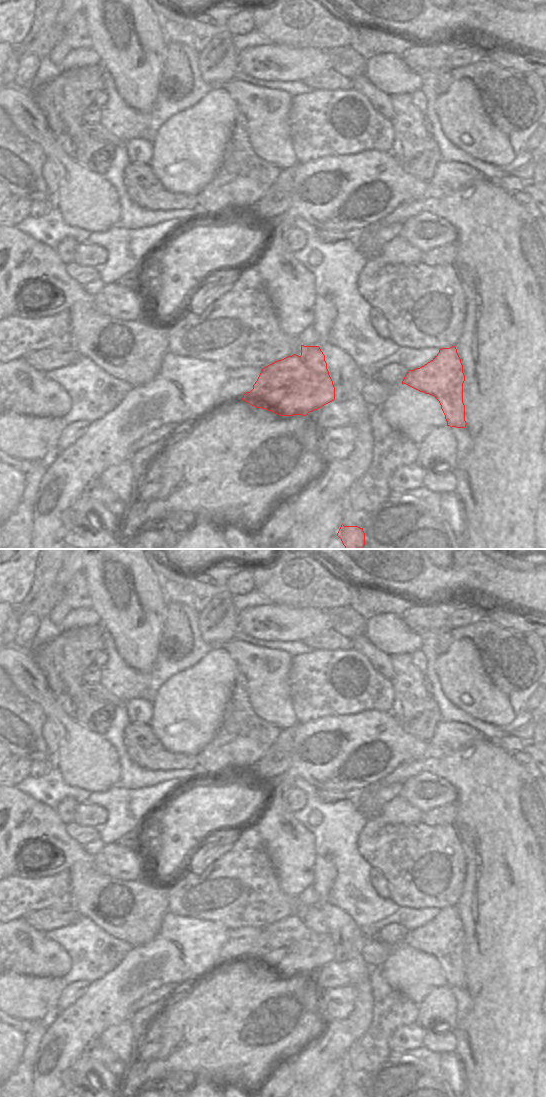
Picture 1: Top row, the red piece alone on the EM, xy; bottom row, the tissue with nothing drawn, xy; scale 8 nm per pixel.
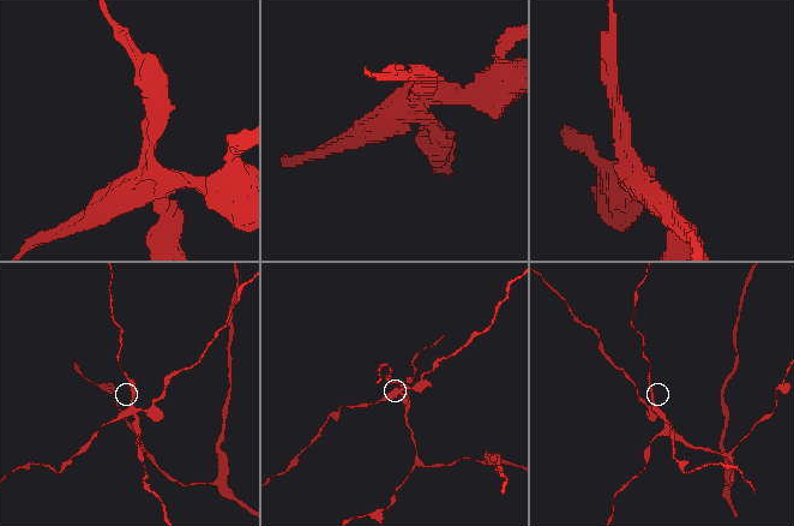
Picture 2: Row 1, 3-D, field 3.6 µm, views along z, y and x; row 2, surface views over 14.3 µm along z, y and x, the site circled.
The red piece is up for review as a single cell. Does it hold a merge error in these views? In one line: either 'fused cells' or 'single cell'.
fused cells

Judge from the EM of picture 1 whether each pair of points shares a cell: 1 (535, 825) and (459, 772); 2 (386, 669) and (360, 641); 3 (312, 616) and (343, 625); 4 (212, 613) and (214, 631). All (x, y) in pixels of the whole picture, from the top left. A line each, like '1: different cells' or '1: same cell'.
1: same cell
2: same cell
3: different cells
4: same cell

